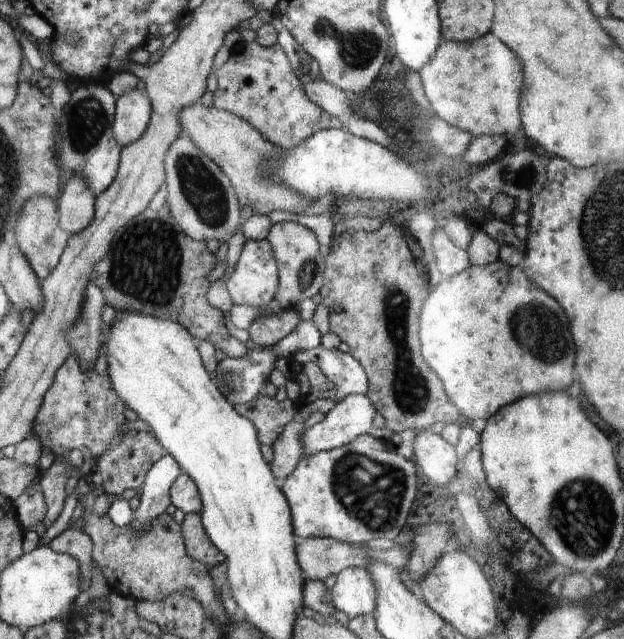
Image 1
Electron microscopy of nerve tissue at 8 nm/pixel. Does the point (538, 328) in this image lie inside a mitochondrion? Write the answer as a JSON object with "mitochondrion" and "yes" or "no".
{"mitochondrion":"yes"}

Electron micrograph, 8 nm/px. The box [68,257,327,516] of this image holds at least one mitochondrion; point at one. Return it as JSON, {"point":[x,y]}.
{"point":[233,380]}

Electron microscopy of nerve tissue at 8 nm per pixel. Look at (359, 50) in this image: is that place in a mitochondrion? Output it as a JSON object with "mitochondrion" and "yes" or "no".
{"mitochondrion":"yes"}

